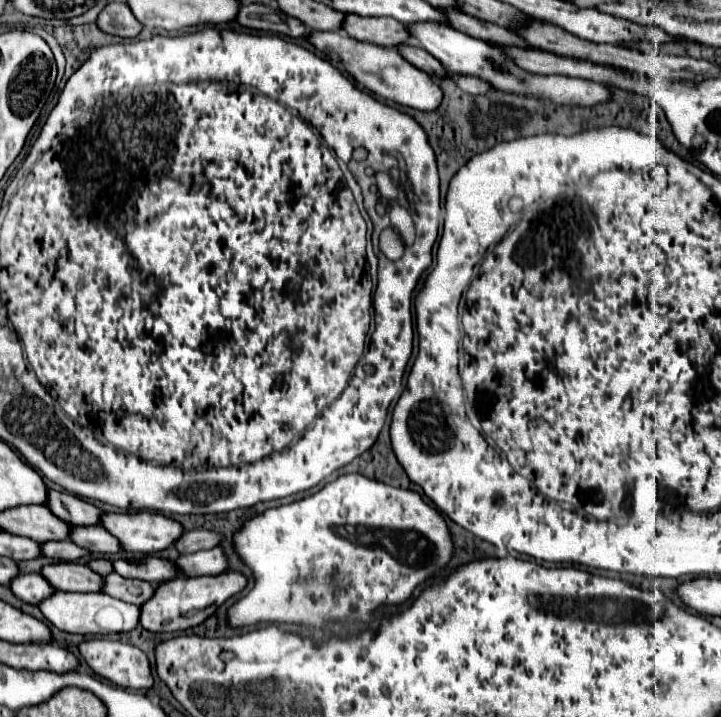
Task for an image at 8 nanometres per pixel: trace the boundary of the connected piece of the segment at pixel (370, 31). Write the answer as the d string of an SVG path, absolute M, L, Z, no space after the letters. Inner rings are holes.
M354 14L346 16L344 32L356 40L386 48L402 46L410 38L410 32L402 22L396 22L392 18L360 18Z

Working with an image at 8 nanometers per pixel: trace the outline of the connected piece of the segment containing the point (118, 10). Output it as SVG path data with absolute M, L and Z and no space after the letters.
M110 2L98 16L98 26L106 34L120 38L136 38L142 32L142 24L134 18L124 2Z

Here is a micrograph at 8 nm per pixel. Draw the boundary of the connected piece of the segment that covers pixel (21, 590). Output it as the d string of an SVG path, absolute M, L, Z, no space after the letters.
M20 574L20 578L14 578L10 588L20 600L28 604L38 604L56 592L56 588L52 588L42 574Z

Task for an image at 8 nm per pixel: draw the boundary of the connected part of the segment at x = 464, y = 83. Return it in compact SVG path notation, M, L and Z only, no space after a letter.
M456 76L456 84L460 90L468 94L486 94L490 90L490 84L486 84L484 80L472 78L472 76Z

